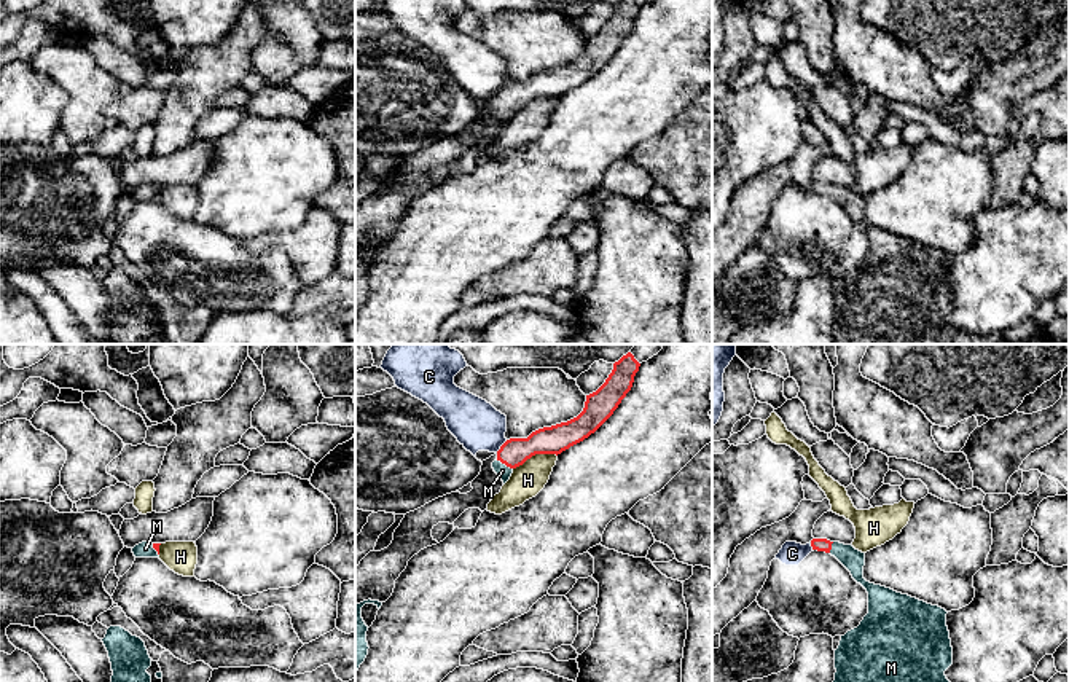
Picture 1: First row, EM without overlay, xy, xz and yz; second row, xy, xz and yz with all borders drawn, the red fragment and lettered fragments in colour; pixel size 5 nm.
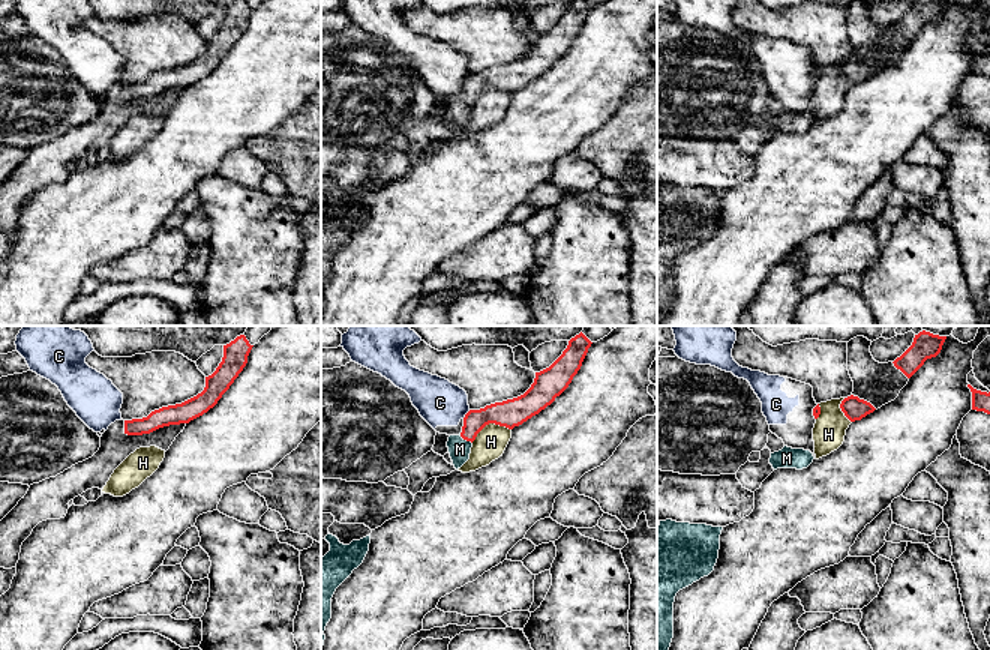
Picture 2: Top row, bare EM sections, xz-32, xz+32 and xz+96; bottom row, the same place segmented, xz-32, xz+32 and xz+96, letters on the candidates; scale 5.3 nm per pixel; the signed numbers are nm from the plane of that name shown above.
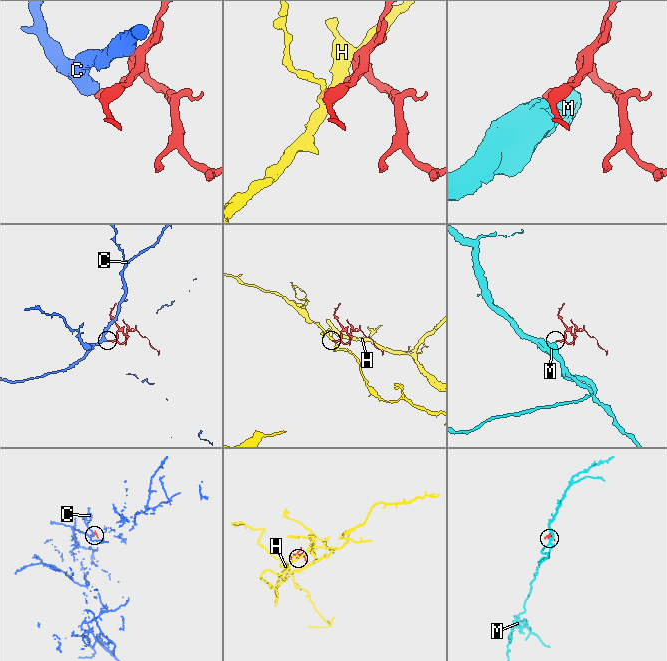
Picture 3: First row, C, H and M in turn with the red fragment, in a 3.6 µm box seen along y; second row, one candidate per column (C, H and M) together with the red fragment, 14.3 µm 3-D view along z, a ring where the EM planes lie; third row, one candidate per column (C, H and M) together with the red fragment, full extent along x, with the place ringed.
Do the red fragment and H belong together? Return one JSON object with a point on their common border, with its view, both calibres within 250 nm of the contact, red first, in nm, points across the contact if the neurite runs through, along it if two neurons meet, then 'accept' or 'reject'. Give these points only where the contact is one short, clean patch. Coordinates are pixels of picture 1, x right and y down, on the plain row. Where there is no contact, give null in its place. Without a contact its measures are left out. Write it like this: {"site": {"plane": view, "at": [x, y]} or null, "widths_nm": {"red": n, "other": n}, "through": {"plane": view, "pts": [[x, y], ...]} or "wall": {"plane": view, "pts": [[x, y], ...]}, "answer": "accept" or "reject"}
{"site": {"plane": "xz", "at": [534, 97]}, "widths_nm": {"red": 140, "other": 170}, "wall": {"plane": "xz", "pts": [[556, 97], [532, 97], [513, 112]]}, "answer": "reject"}

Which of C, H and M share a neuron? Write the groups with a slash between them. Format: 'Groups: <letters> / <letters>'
Groups: C / H / M

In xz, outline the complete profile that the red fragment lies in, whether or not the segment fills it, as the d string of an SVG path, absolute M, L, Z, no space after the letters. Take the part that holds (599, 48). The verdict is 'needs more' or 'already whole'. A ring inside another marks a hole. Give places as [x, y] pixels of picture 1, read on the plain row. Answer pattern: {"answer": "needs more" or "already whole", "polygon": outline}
{"answer": "needs more", "polygon": "M621 0L613 6L605 25L596 35L586 38L585 51L577 61L538 72L527 81L507 83L492 105L492 112L503 127L510 123L513 113L532 99L558 99L594 76L631 33L639 10L640 6L634 0Z"}

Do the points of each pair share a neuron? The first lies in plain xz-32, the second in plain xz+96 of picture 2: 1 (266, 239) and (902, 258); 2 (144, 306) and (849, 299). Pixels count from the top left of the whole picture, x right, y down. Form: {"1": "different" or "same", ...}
{"1": "same", "2": "same"}

